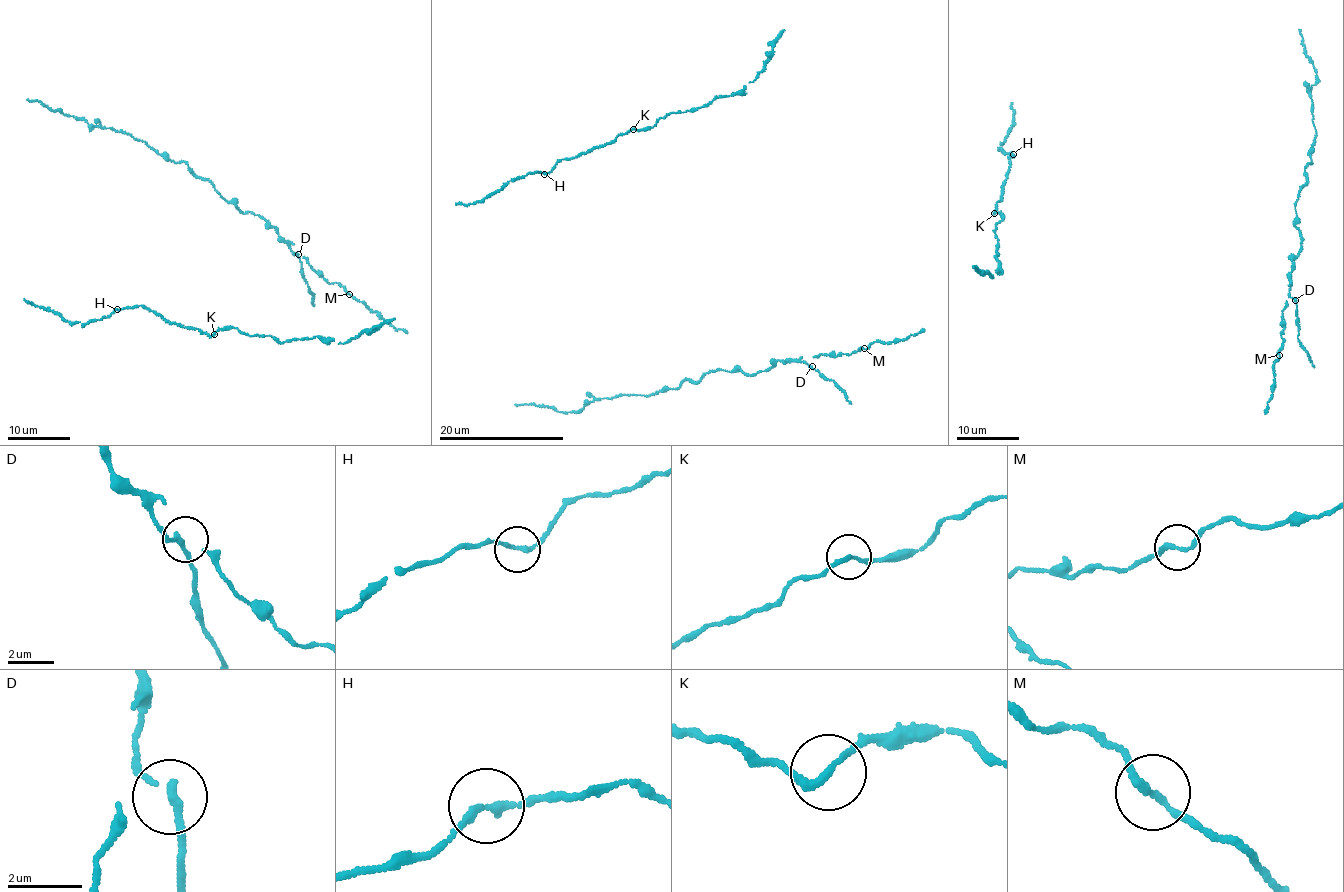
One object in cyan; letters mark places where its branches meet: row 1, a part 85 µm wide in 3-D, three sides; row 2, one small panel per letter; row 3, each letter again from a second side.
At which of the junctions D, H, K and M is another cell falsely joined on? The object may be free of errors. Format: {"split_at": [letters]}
{"split_at": []}

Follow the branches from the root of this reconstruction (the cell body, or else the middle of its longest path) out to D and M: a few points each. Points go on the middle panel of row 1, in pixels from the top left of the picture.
D: (831, 352), (813, 357), (807, 363), (812, 366)
M: (831, 352), (837, 356), (864, 349)

